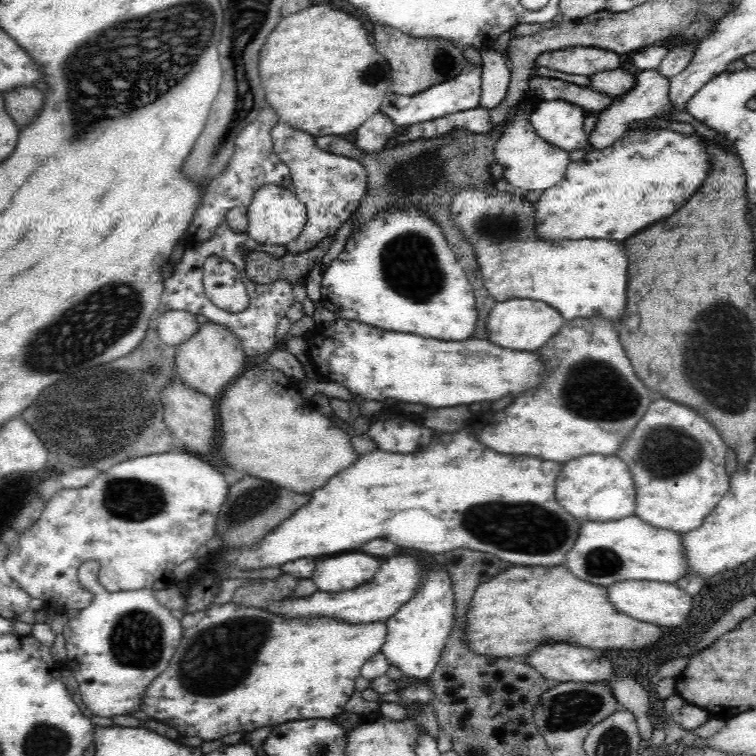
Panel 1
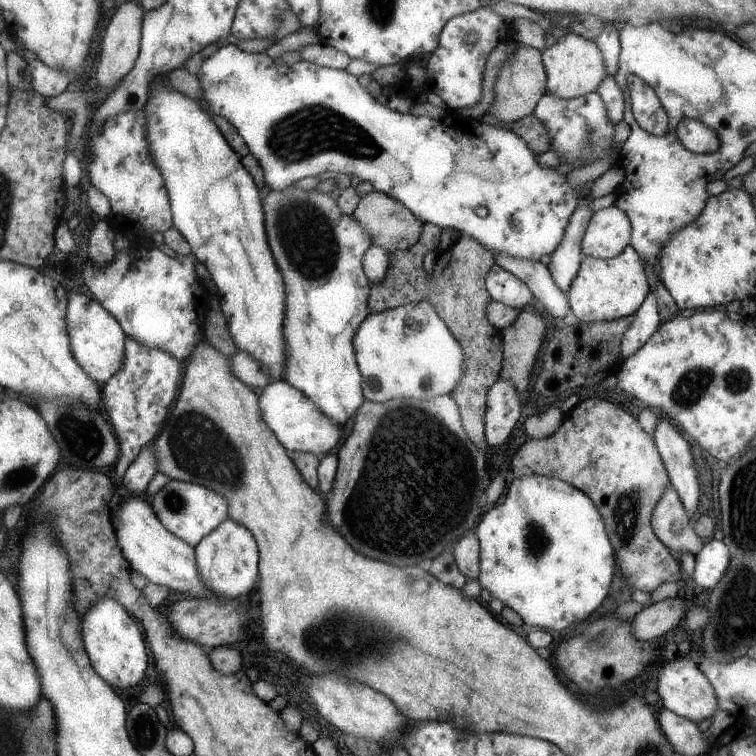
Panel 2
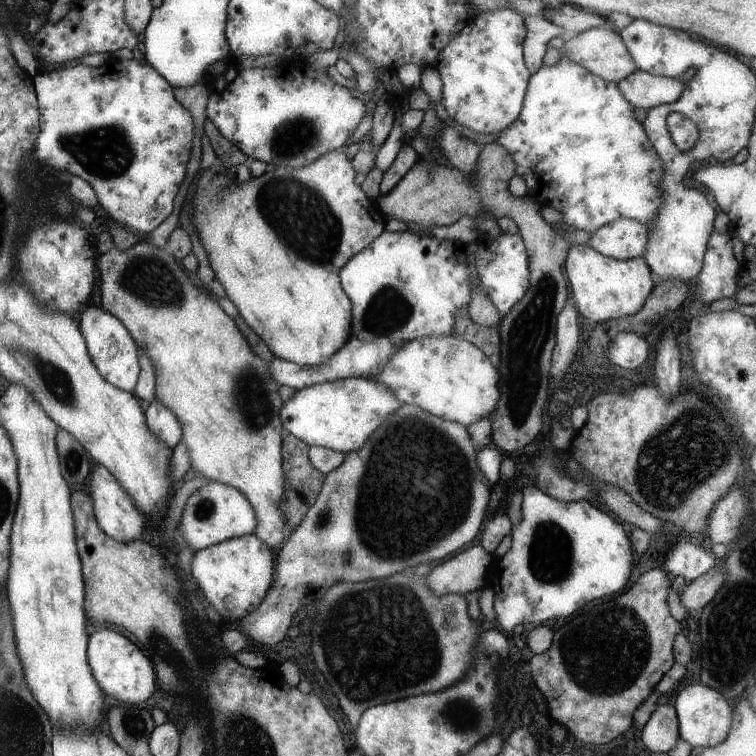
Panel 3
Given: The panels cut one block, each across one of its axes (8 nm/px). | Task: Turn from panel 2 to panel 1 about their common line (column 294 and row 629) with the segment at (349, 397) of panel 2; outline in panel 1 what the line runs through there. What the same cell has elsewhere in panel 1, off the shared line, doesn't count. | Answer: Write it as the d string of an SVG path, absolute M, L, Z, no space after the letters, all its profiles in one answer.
M234 602L222 604L222 606L214 606L208 610L208 614L190 630L184 630L182 636L182 644L178 648L178 652L174 654L174 658L170 660L170 666L166 668L166 672L162 672L160 676L156 676L156 680L150 684L150 688L146 688L146 694L142 698L142 712L146 712L152 720L162 722L170 728L176 728L178 734L182 736L200 736L202 740L218 740L226 734L234 734L234 732L252 732L256 728L262 726L272 726L272 724L284 724L284 722L292 722L292 720L310 720L310 718L338 718L346 712L346 704L354 694L354 684L356 678L362 676L360 670L366 664L366 660L370 660L374 654L382 652L382 646L386 644L388 638L388 626L386 622L374 622L374 624L346 624L346 622L338 622L332 618L282 618L278 614L270 614L266 610L260 608L246 608Z

